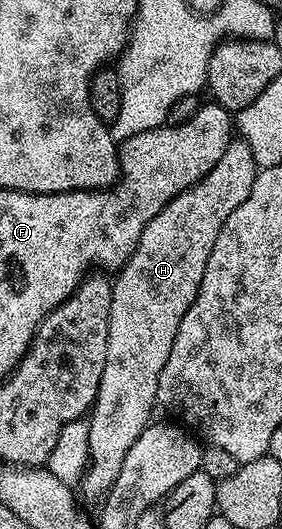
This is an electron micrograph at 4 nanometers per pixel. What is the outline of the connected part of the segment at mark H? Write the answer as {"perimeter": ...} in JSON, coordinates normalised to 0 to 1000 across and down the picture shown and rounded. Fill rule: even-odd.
{"perimeter":[[[826,263],[801,291],[773,299],[773,314],[759,314],[759,321],[745,321],[688,352],[621,371],[525,422],[518,435],[504,435],[504,450],[482,461],[475,480],[440,497],[436,507],[408,516],[383,603],[376,692],[362,699],[362,722],[340,747],[340,762],[326,766],[305,794],[312,875],[298,898],[277,909],[277,930],[294,943],[301,938],[305,943],[344,949],[369,945],[418,904],[447,854],[543,792],[539,769],[550,773],[560,764],[553,747],[574,692],[589,692],[589,677],[603,677],[631,616],[702,556],[716,518],[730,518],[730,495],[745,495],[745,473],[759,473],[759,456],[773,450],[773,435],[787,435],[787,427],[801,427],[801,412],[816,412],[816,405],[830,405],[830,397],[844,397],[844,389],[872,382],[908,342],[911,323],[901,291],[887,291],[887,276],[872,276],[865,265]]]}

